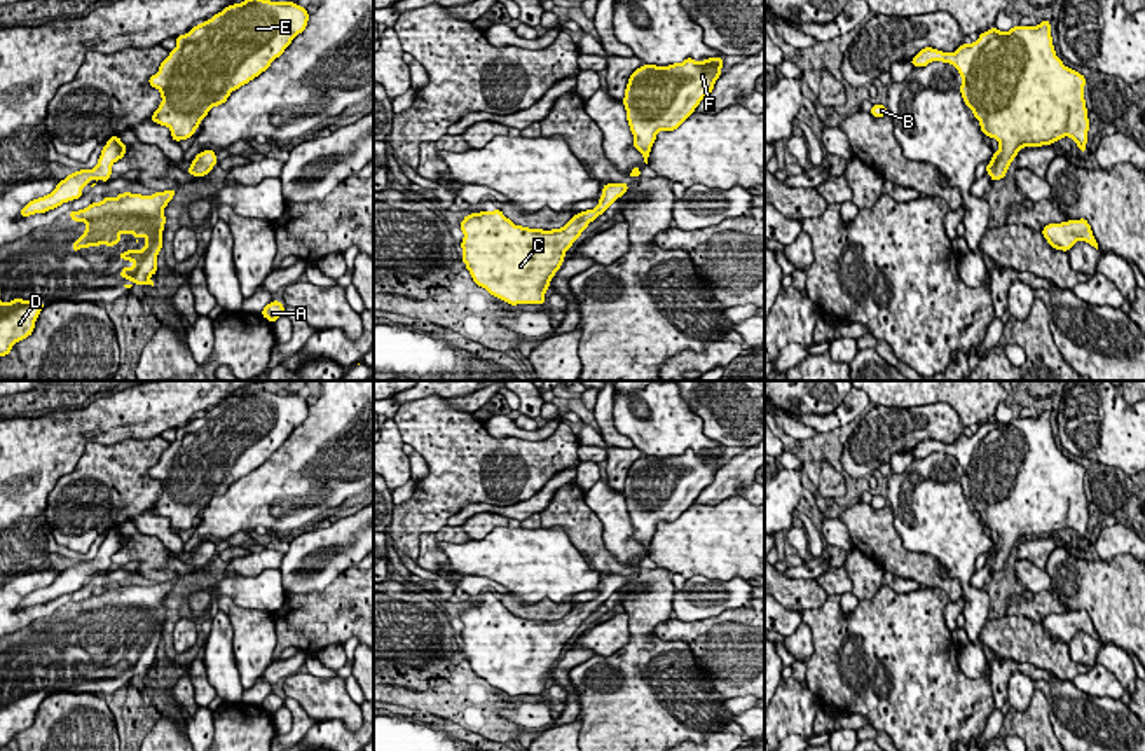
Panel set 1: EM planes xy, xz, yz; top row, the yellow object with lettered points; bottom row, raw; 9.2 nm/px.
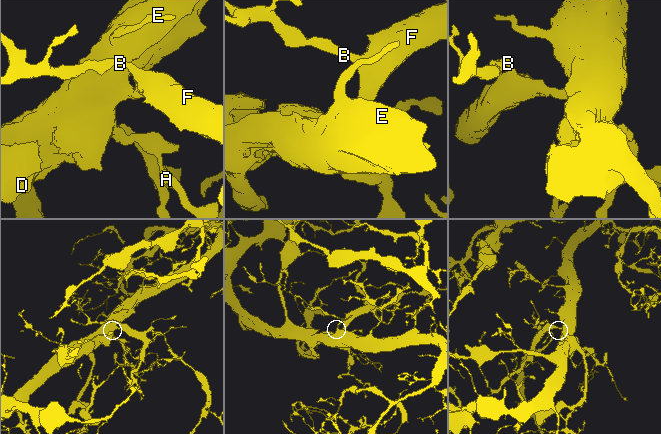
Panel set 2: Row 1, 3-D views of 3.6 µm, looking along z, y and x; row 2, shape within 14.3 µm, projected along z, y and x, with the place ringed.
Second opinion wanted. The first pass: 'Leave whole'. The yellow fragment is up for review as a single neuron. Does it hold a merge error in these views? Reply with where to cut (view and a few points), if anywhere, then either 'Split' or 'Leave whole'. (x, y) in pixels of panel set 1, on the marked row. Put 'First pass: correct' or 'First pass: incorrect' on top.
First pass: correct
No split. Leave whole

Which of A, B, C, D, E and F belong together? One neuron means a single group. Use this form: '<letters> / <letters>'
A B C D E F

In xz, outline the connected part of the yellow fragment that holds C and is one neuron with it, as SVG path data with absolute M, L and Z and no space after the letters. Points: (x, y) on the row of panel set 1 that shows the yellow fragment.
M606 183L593 210L574 215L564 227L543 231L515 225L501 210L466 215L461 260L473 281L490 295L517 304L545 304L550 281L581 232L628 190Z

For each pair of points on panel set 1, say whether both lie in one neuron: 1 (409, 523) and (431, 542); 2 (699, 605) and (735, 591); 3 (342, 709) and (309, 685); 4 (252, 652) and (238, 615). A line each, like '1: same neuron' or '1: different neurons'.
1: different neurons
2: same neuron
3: same neuron
4: same neuron

